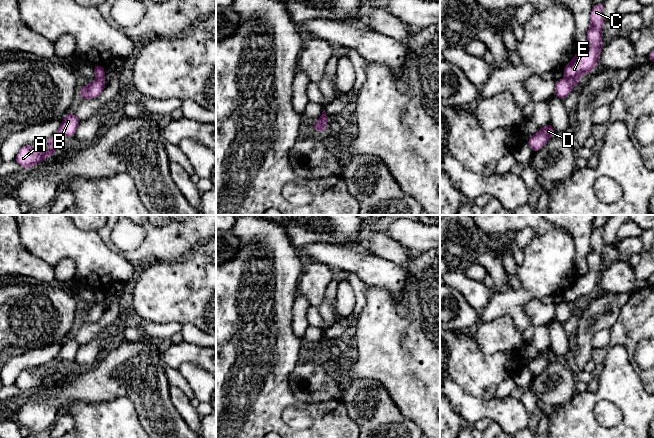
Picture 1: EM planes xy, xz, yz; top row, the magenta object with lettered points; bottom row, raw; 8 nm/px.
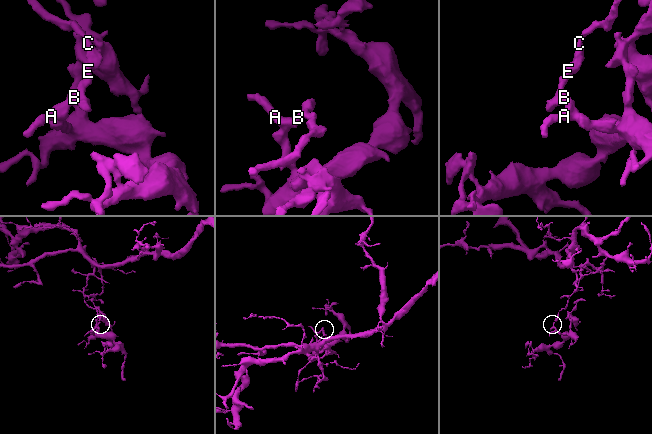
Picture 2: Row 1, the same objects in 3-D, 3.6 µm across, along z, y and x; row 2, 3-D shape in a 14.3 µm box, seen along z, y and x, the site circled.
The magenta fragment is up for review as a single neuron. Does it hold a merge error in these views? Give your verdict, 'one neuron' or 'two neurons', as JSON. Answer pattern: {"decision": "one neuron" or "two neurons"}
{"decision": "two neurons"}

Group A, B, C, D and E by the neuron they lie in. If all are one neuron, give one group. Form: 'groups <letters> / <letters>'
groups A B D / C E

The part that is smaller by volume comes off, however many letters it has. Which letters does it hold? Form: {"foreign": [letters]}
{"foreign": ["A", "B", "D"]}

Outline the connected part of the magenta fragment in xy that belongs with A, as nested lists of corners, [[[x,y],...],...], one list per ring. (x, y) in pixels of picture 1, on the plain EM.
[[[71,336],[63,342],[63,346],[55,359],[45,364],[45,366],[50,368],[50,372],[46,377],[37,376],[30,368],[28,368],[20,373],[15,385],[23,393],[29,393],[34,389],[39,388],[44,383],[51,381],[57,375],[57,362],[59,360],[73,361],[80,347],[80,344]]]

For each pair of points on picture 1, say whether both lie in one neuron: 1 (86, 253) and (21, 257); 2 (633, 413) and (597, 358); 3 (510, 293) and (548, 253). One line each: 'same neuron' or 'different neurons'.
1: different neurons
2: different neurons
3: same neuron

